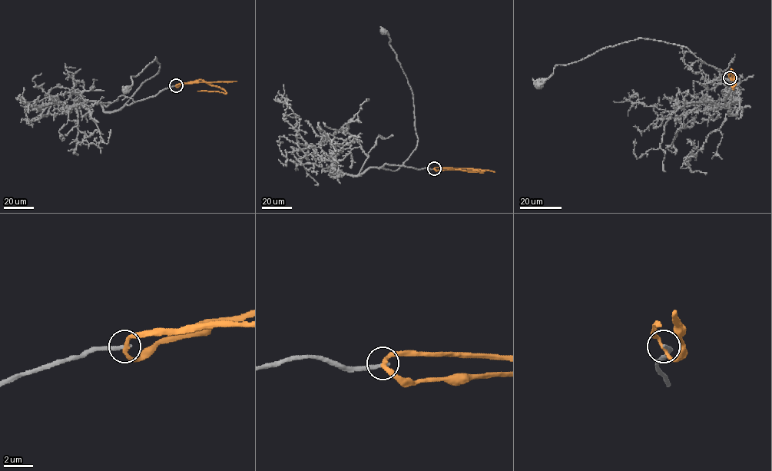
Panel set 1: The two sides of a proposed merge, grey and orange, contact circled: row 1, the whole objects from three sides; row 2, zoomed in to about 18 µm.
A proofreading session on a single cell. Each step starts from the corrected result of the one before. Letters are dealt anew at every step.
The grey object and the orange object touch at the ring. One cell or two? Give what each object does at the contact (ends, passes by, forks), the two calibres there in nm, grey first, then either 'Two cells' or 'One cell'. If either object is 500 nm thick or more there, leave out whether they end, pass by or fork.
At the ring grey ends. At the ring orange passes by. Thickness 320 nm (grey) against 240 nm. Two cells

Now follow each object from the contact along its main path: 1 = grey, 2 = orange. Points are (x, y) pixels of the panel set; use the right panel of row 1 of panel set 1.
1: (730, 77), (723, 104), (728, 107), (732, 81), (723, 72), (682, 46), (640, 38), (555, 65), (539, 84)
2: (730, 77), (732, 79), (731, 69), (735, 82), (733, 88), (732, 85)

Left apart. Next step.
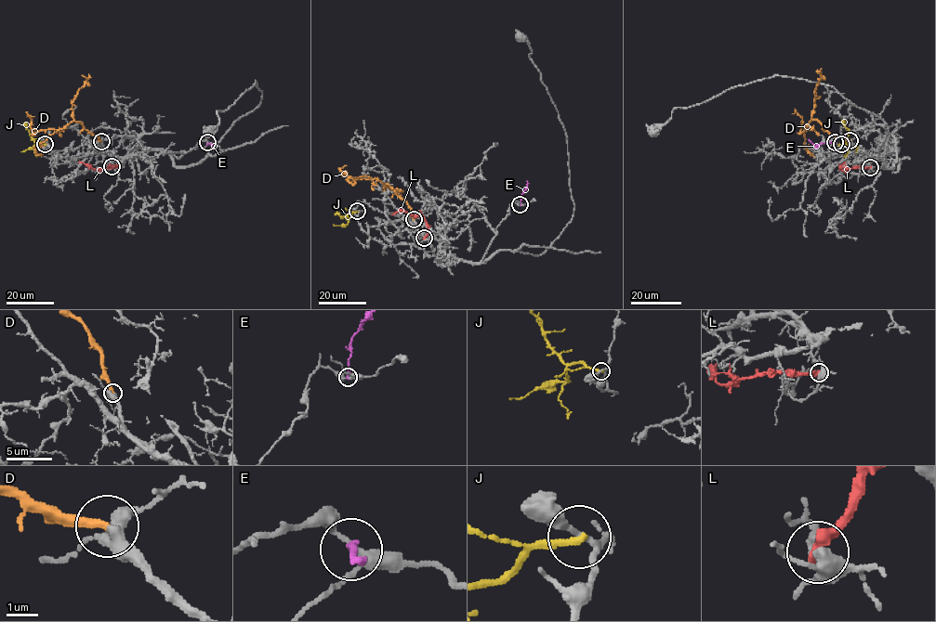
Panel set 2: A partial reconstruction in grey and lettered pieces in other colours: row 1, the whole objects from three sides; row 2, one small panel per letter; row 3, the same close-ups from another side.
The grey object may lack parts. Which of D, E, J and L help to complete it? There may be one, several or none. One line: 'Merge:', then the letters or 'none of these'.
Merge: D

